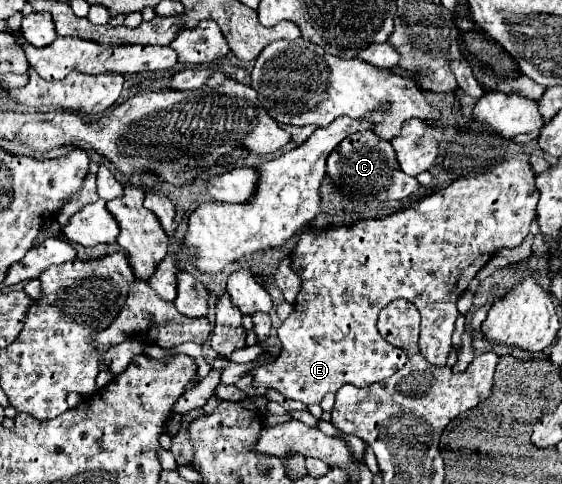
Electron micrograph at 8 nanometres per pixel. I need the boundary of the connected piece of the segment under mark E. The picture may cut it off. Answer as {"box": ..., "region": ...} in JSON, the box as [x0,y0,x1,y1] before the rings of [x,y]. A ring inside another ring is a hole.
{"box":[252,152,538,406],"region":[[[526,152],[514,154],[514,158],[484,174],[458,178],[440,192],[418,200],[414,208],[410,206],[384,218],[356,220],[350,224],[328,226],[324,230],[310,228],[298,234],[290,252],[290,268],[302,280],[302,288],[296,296],[294,312],[278,328],[282,354],[274,362],[252,372],[254,396],[266,396],[272,388],[284,398],[312,406],[320,404],[328,392],[336,394],[344,384],[366,388],[398,372],[408,362],[406,352],[386,342],[376,330],[380,310],[398,298],[410,300],[420,312],[420,354],[430,364],[444,366],[452,346],[454,322],[458,318],[458,298],[496,252],[520,246],[530,232],[538,204],[538,190],[534,190],[534,172],[528,166],[528,158],[530,154]]]}

